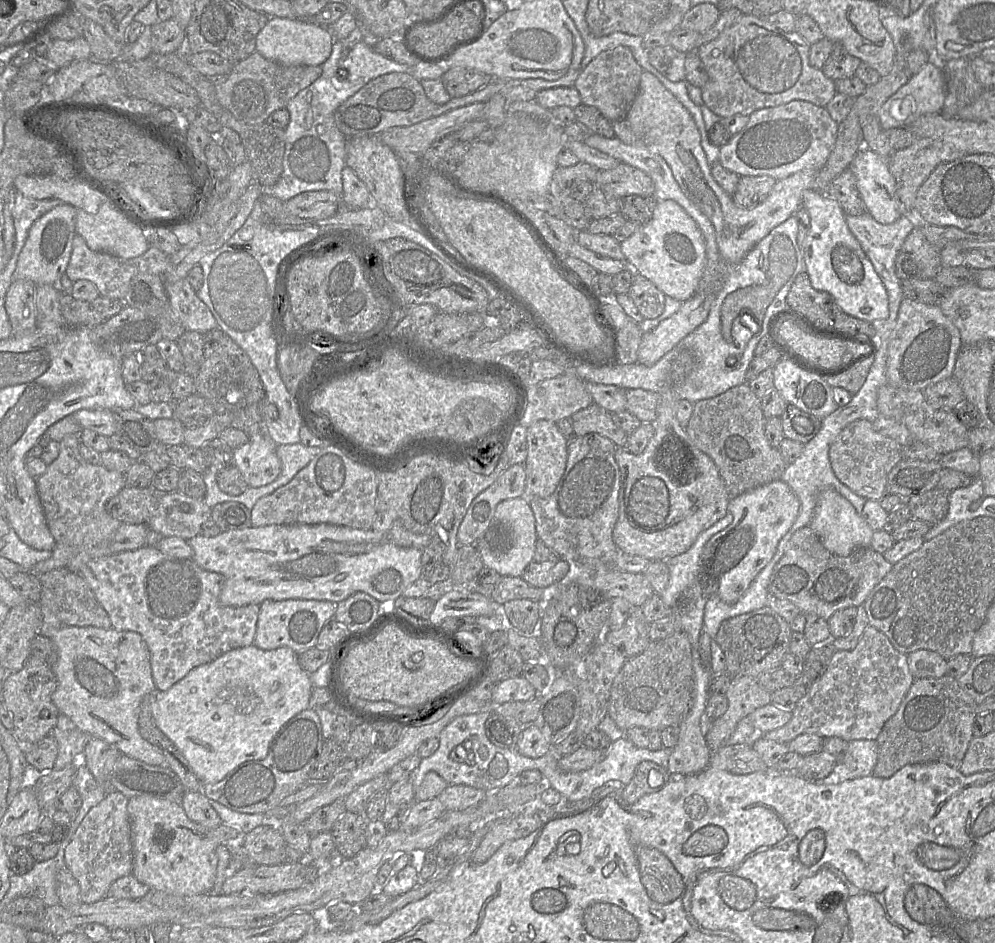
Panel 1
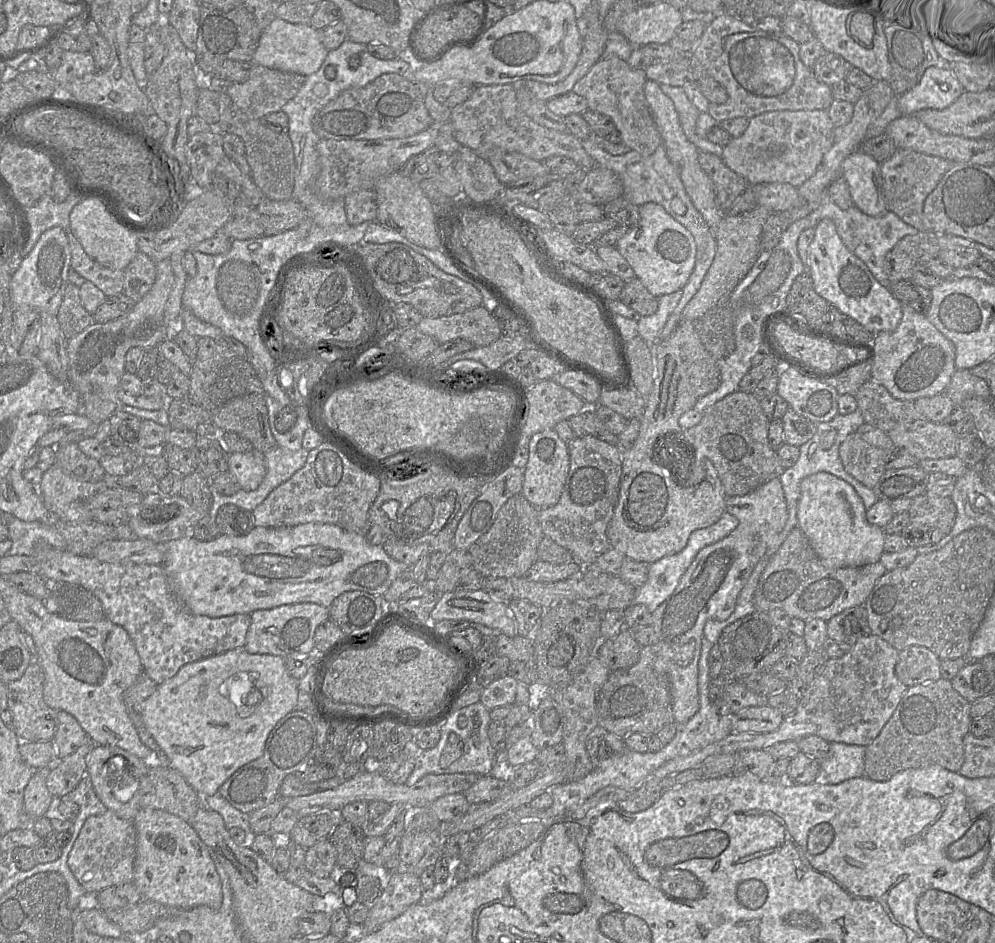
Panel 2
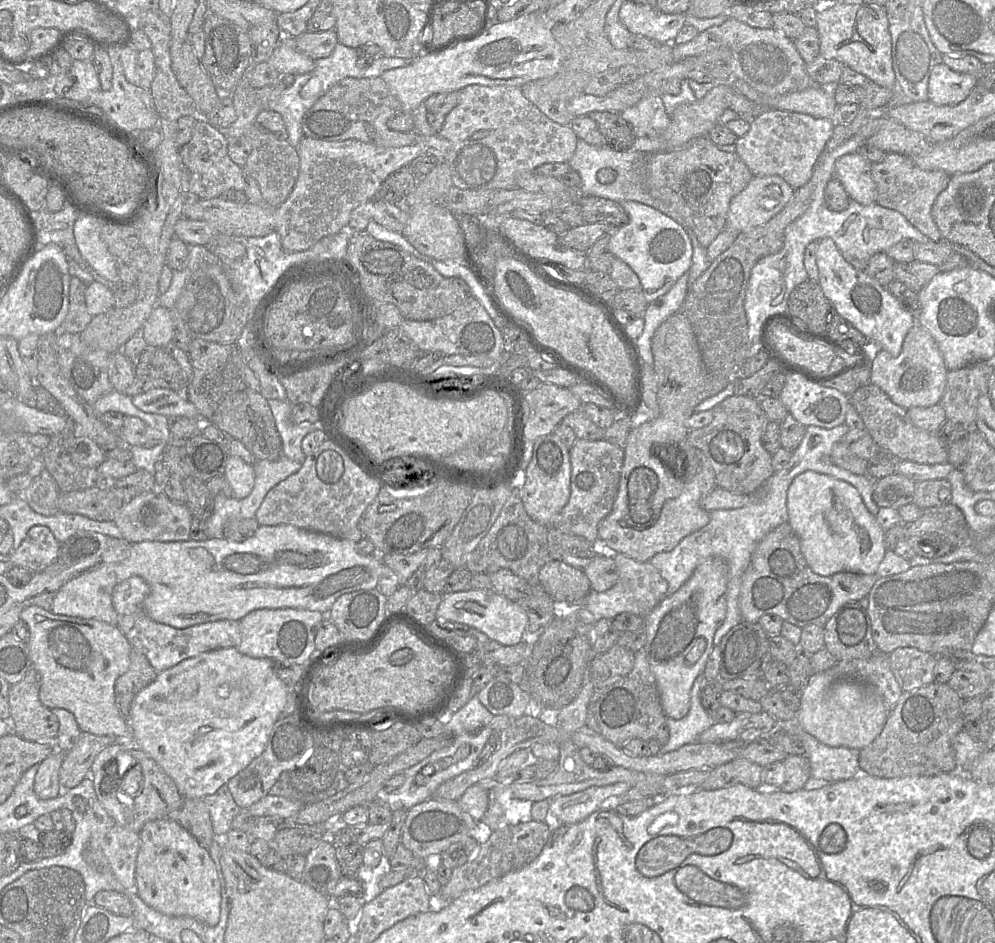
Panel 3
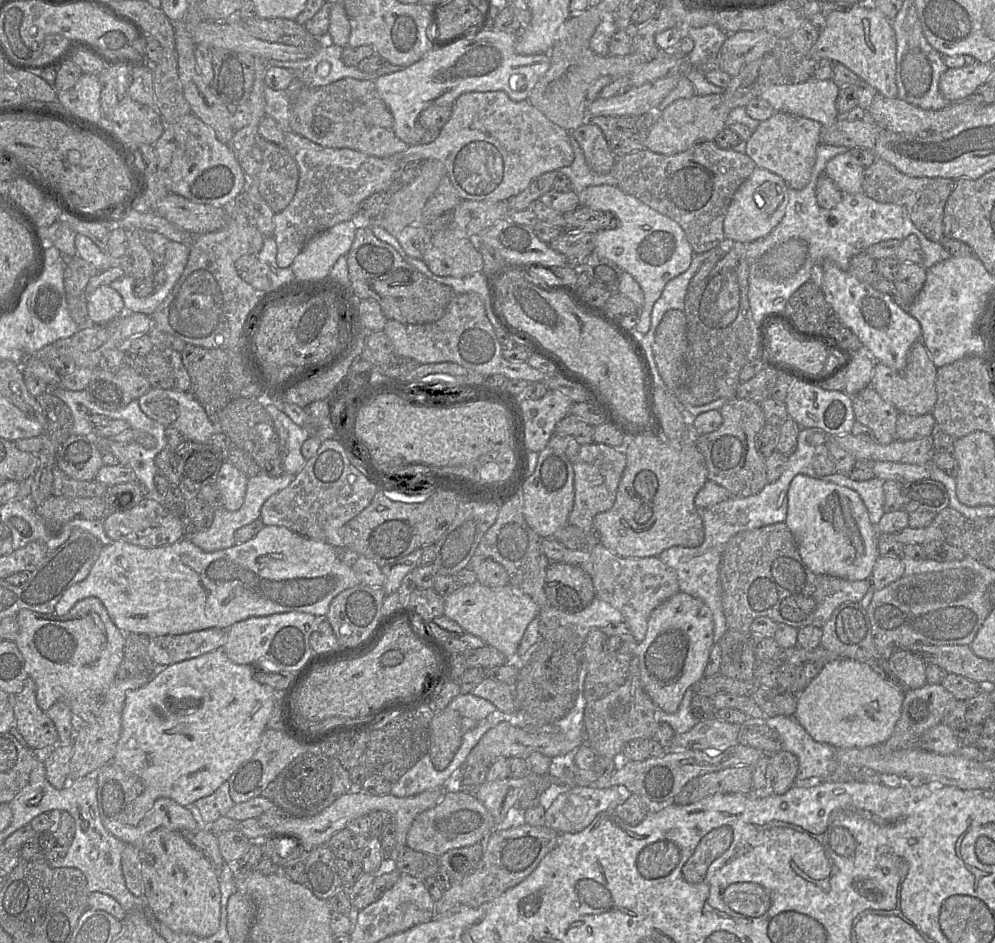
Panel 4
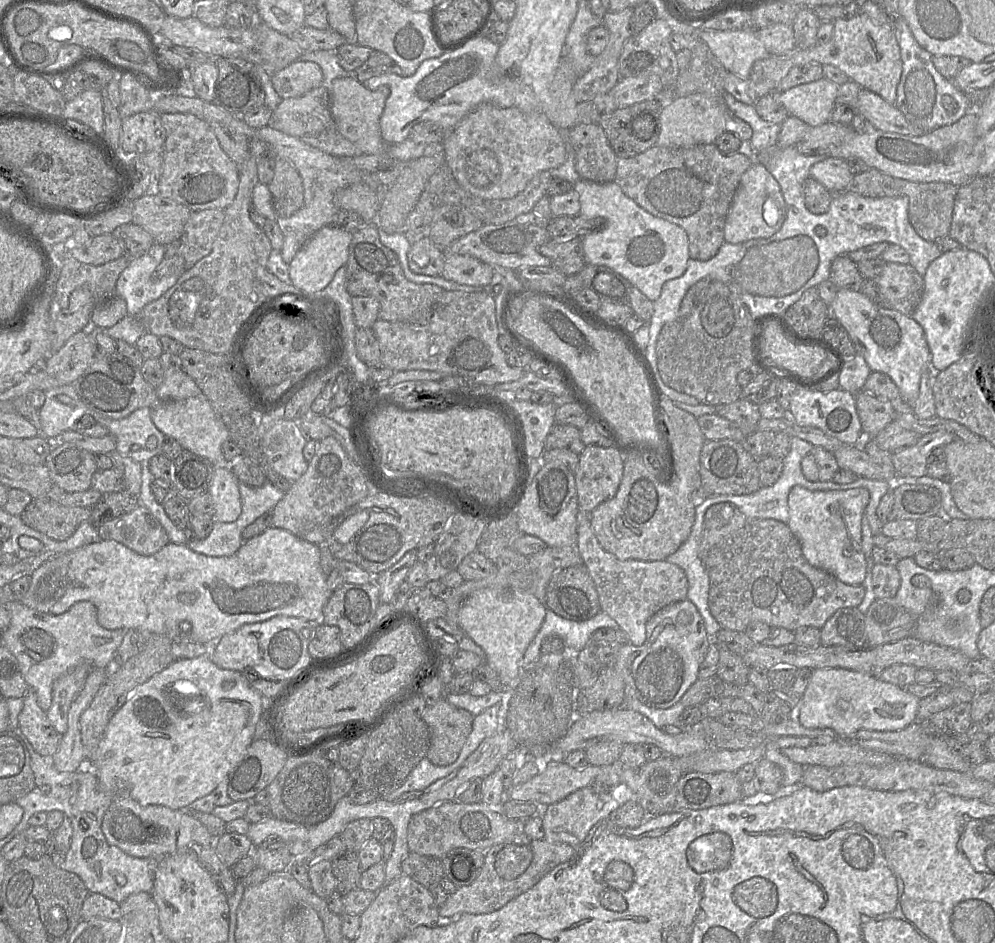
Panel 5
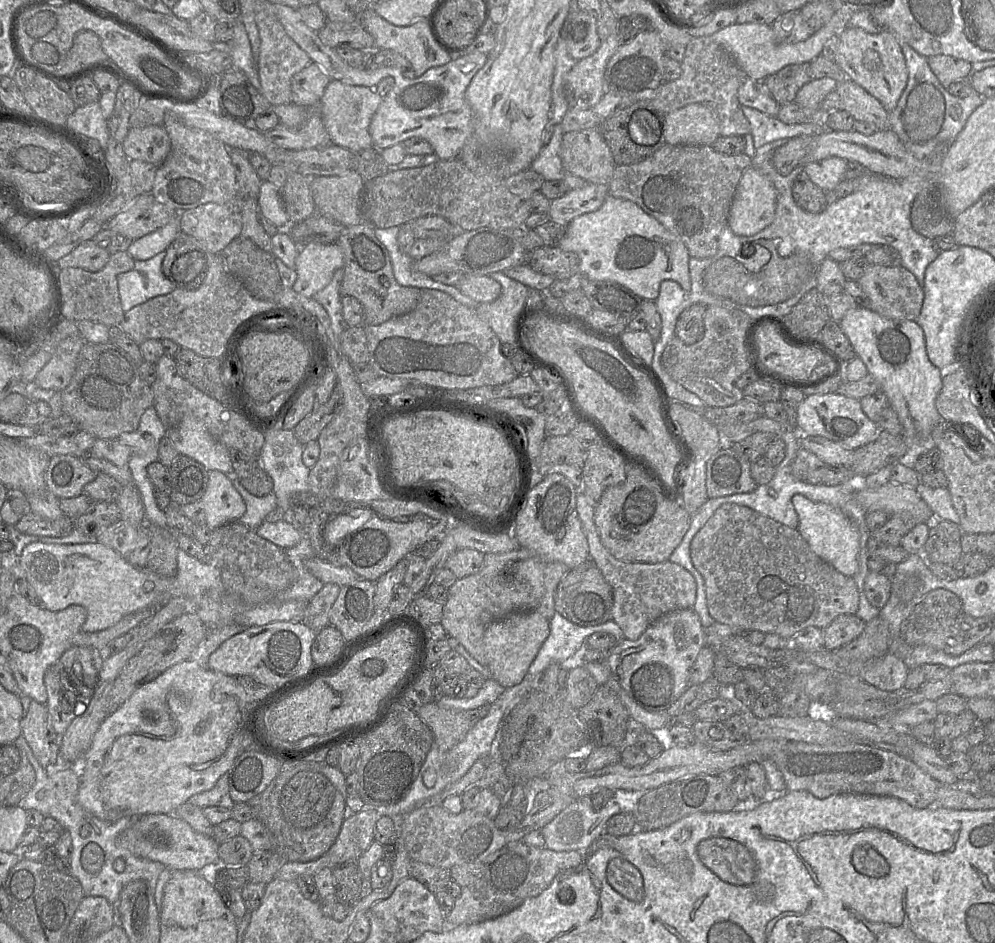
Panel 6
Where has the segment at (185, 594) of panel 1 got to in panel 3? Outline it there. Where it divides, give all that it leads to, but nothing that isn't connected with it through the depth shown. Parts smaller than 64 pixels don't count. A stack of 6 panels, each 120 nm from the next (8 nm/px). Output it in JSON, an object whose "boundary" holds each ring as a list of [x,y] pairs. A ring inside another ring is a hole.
{"boundary":[[[34,526],[20,546],[7,555],[15,567],[38,573],[56,559],[60,545],[47,527]],[[130,577],[115,586],[112,592],[112,604],[118,614],[117,627],[126,636],[132,648],[143,654],[157,672],[169,669],[181,661],[201,653],[239,645],[238,620],[217,620],[184,629],[174,628],[152,620],[142,609],[142,604],[149,591],[149,585],[143,578]]]}

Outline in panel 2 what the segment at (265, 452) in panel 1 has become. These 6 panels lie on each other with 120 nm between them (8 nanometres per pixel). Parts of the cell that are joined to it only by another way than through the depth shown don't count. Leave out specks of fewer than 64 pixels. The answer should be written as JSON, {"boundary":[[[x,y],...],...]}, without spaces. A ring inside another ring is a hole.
{"boundary":[[[254,450],[230,453],[228,471],[238,482],[240,489],[254,491],[266,475],[263,454],[258,454]]]}

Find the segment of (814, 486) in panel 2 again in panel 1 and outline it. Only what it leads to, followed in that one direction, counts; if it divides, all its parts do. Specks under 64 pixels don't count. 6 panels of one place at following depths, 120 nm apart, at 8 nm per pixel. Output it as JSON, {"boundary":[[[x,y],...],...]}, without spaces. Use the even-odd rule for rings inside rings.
{"boundary":[[[826,489],[819,494],[808,526],[829,552],[842,557],[849,556],[860,548],[870,547],[874,533],[854,506],[834,489]]]}

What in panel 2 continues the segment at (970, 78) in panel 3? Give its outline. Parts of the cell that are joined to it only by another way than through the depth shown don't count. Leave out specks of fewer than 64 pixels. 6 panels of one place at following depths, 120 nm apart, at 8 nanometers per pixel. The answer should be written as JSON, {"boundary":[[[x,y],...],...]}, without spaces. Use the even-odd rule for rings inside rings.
{"boundary":[[[950,64],[928,67],[921,79],[908,91],[897,97],[902,115],[914,115],[920,110],[942,110],[953,104],[964,92]]]}

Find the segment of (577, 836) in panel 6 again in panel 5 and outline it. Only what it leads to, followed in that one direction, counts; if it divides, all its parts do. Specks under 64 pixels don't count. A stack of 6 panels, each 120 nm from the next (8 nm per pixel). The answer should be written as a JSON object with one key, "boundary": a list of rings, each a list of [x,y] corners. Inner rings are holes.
{"boundary":[[[592,786],[579,789],[565,799],[541,807],[545,839],[551,843],[567,843],[578,846],[587,837],[591,828],[601,820],[609,819],[609,812],[620,807],[620,803],[610,793],[597,793]]]}

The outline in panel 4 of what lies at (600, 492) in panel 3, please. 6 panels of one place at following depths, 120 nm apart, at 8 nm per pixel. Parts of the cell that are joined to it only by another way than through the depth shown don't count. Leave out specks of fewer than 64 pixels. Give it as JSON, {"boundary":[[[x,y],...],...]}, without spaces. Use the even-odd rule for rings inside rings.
{"boundary":[[[602,443],[581,445],[574,460],[574,504],[568,523],[583,531],[593,531],[593,519],[609,510],[616,499],[617,489],[626,466],[623,448],[613,448]]]}

